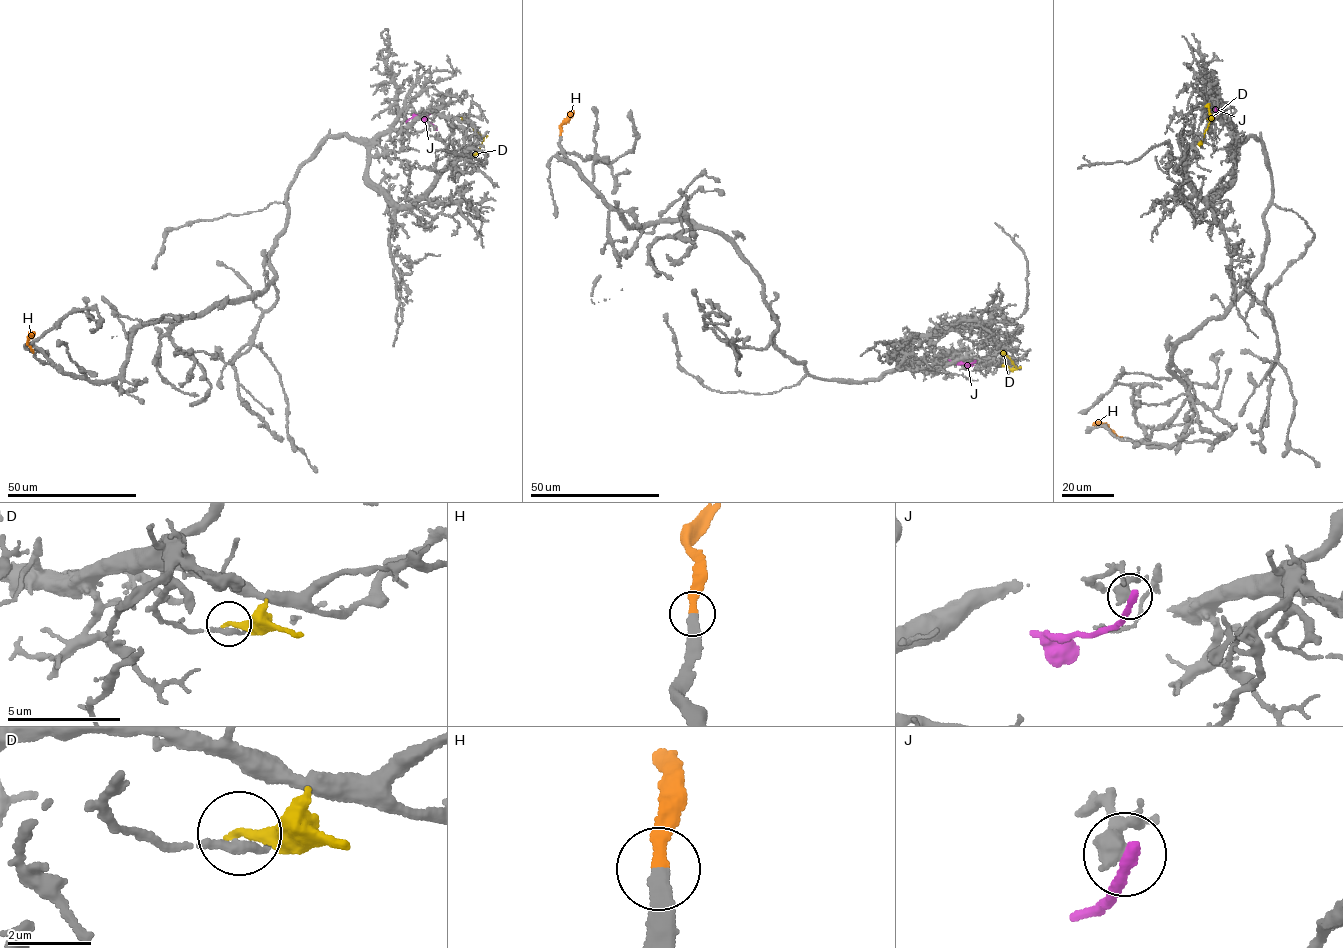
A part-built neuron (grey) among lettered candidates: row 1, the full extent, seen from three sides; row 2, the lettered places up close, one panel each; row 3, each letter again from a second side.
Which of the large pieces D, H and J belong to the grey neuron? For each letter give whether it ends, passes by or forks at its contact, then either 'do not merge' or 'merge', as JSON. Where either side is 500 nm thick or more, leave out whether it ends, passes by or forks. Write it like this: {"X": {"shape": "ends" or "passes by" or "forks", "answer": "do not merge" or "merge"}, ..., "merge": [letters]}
{"D": {"shape": "ends", "answer": "do not merge"}, "H": {"shape": "ends", "answer": "do not merge"}, "J": {"answer": "do not merge"}, "merge": []}

